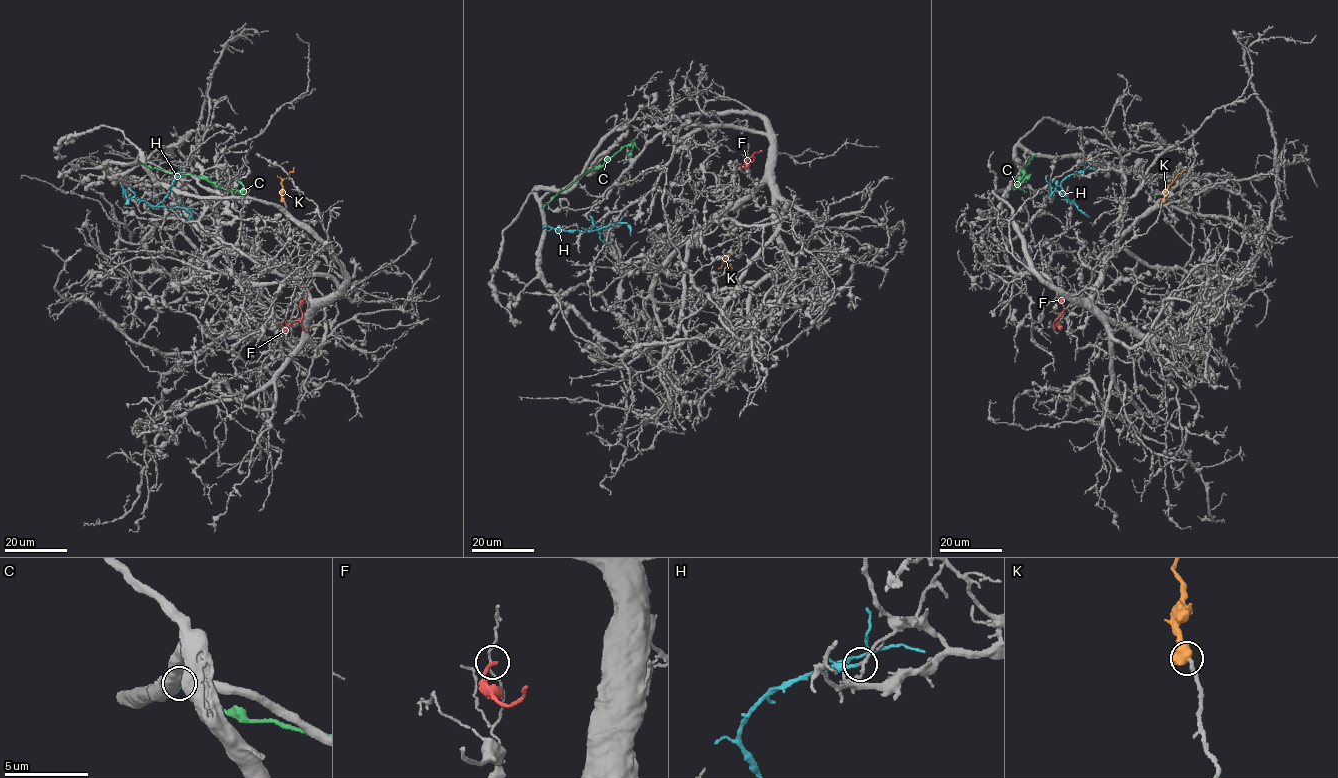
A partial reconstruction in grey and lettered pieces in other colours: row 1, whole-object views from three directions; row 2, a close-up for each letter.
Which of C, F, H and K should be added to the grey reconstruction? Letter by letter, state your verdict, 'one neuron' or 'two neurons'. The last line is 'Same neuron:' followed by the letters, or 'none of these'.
C: two neurons
F: two neurons
H: two neurons
K: one neuron
Same neuron: K

